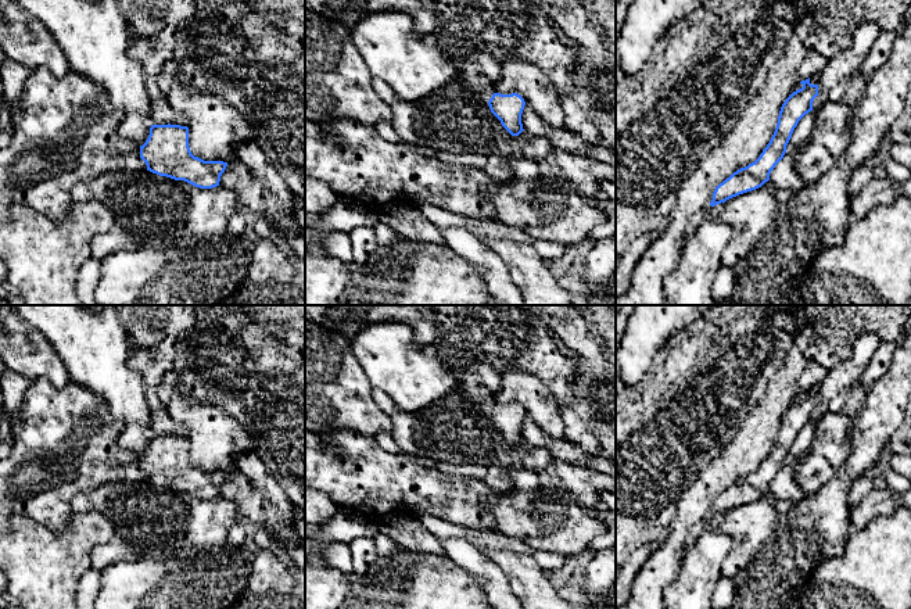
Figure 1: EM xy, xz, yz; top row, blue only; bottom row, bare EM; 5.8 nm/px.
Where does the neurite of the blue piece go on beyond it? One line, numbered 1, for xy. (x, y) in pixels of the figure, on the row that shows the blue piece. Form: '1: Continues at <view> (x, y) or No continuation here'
1: No continuation here

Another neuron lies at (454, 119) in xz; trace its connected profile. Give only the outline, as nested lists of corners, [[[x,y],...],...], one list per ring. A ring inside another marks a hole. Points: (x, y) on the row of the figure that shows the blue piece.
[[[456,78],[417,101],[391,104],[392,128],[406,143],[451,154],[532,157],[538,162],[552,153],[552,144],[523,130],[512,136],[491,112],[488,101],[466,90]]]

